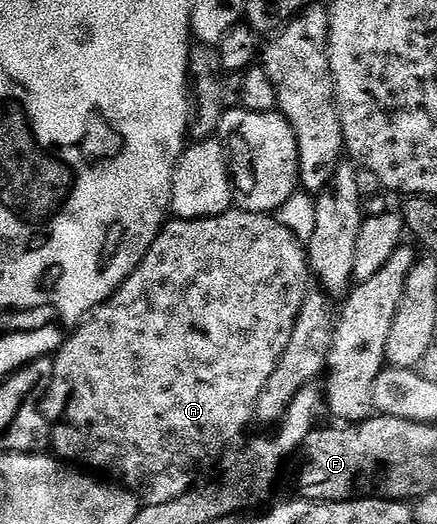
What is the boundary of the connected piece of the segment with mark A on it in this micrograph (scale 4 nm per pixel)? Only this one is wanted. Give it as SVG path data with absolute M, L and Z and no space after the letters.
M231 209L207 219L175 218L167 222L156 241L152 241L144 261L140 261L140 265L124 280L114 296L94 308L67 334L70 335L67 339L65 336L64 342L53 356L52 385L42 398L42 416L50 425L49 446L52 451L54 447L53 454L59 460L69 461L79 468L89 469L91 472L103 471L104 474L111 475L106 476L111 480L119 479L114 481L126 483L122 484L125 490L143 504L164 505L168 501L176 501L176 497L195 486L194 474L197 473L198 466L205 459L212 458L217 451L224 450L249 425L250 419L252 423L255 418L254 407L258 404L260 393L264 393L264 385L268 385L272 369L276 369L284 349L288 349L288 340L292 338L296 317L311 286L309 283L312 283L312 272L307 248L283 223L279 223L277 218L269 214Z

